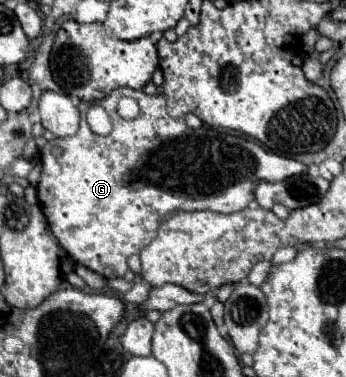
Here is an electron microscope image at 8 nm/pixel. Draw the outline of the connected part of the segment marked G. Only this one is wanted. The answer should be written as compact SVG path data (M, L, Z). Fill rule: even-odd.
M118 87L110 95L98 101L98 105L106 107L108 115L112 117L114 129L108 137L94 135L86 125L86 109L94 105L90 101L82 101L80 113L80 129L74 137L54 139L46 143L40 151L40 181L38 189L38 205L46 215L50 231L58 239L58 243L66 249L66 253L80 265L96 271L106 279L124 277L128 271L126 259L132 253L138 253L142 247L150 243L156 235L156 223L170 219L176 211L196 211L196 209L210 209L218 213L234 213L252 201L254 187L258 181L284 181L290 175L300 175L306 171L302 163L296 159L276 155L260 147L256 141L246 141L246 137L226 135L214 131L210 127L190 129L182 119L172 119L164 107L164 95L146 95L140 89ZM122 95L134 97L142 109L134 121L124 121L116 113L116 103ZM52 147L60 147L62 153L58 157L52 155Z

